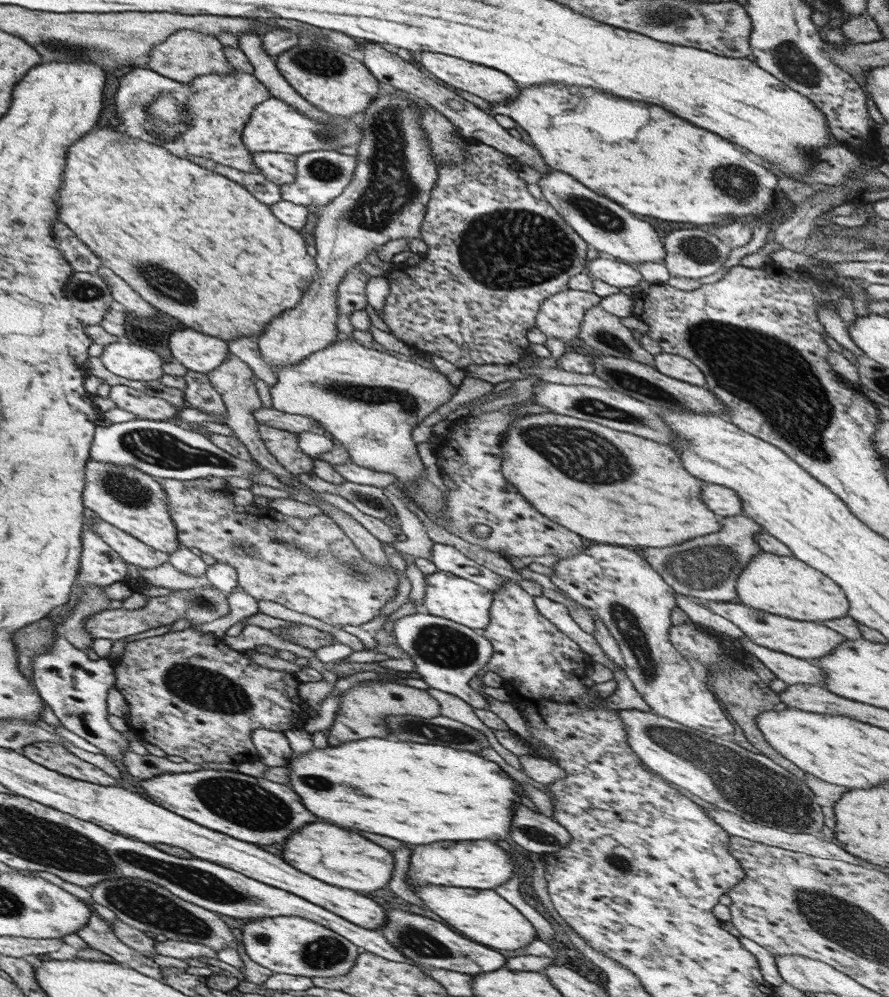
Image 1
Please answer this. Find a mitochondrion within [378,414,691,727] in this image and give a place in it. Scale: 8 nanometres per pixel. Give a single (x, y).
(585, 456)

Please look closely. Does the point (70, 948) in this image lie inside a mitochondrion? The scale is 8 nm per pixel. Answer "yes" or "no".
no

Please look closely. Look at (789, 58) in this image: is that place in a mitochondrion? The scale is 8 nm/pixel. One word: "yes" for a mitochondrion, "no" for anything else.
yes

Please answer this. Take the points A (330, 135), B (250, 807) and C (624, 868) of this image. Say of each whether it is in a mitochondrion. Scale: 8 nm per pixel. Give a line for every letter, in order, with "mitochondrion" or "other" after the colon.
A: mitochondrion
B: mitochondrion
C: mitochondrion

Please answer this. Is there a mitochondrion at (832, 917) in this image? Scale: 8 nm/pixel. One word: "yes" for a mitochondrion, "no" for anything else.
yes

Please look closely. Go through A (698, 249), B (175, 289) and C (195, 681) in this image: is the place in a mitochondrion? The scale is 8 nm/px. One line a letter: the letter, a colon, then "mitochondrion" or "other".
A: mitochondrion
B: mitochondrion
C: mitochondrion

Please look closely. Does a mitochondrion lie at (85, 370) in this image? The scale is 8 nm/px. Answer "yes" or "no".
no

